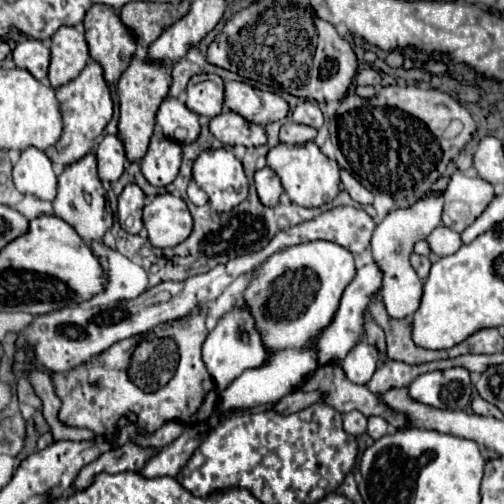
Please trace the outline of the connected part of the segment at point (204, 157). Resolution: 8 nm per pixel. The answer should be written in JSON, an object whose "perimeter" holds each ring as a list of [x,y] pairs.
{"perimeter":[[[226,148],[204,150],[196,158],[192,174],[198,188],[208,194],[208,204],[216,212],[230,212],[248,196],[248,178],[242,162]]]}

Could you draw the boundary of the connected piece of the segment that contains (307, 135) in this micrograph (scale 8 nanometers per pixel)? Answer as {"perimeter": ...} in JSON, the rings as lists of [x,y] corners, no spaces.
{"perimeter":[[[286,122],[280,128],[280,142],[284,144],[306,144],[316,138],[316,128],[308,128],[296,122]]]}

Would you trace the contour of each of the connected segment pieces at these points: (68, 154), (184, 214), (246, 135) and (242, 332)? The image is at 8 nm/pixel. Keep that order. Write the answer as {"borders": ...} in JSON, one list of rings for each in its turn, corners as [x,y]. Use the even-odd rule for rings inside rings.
{"borders":[[[[88,62],[86,68],[80,72],[78,78],[74,78],[72,82],[60,86],[56,90],[56,98],[60,102],[60,112],[62,112],[62,122],[64,122],[64,130],[60,140],[54,146],[54,156],[52,162],[54,164],[62,164],[68,166],[80,158],[84,158],[92,146],[94,140],[102,134],[104,126],[110,122],[112,118],[112,98],[110,98],[110,90],[108,84],[104,80],[104,72],[102,66],[98,62]]],[[[160,194],[144,206],[148,240],[156,248],[174,248],[192,232],[192,216],[186,202],[174,194]]],[[[224,110],[222,114],[214,116],[210,120],[210,132],[226,146],[260,146],[266,144],[266,132],[260,124],[246,122],[240,114],[232,110]]],[[[234,306],[228,314],[224,314],[216,328],[208,334],[202,346],[202,356],[210,376],[220,390],[224,390],[232,380],[236,380],[236,376],[240,376],[240,372],[244,372],[246,368],[262,366],[266,362],[266,350],[262,346],[260,334],[254,330],[252,314],[242,306]]]]}

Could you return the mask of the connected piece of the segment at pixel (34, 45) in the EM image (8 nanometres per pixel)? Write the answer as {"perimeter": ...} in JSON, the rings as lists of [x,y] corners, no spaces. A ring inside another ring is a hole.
{"perimeter":[[[26,38],[20,42],[12,52],[14,64],[18,68],[28,70],[36,80],[44,80],[48,76],[48,64],[50,64],[50,48],[34,38]]]}

